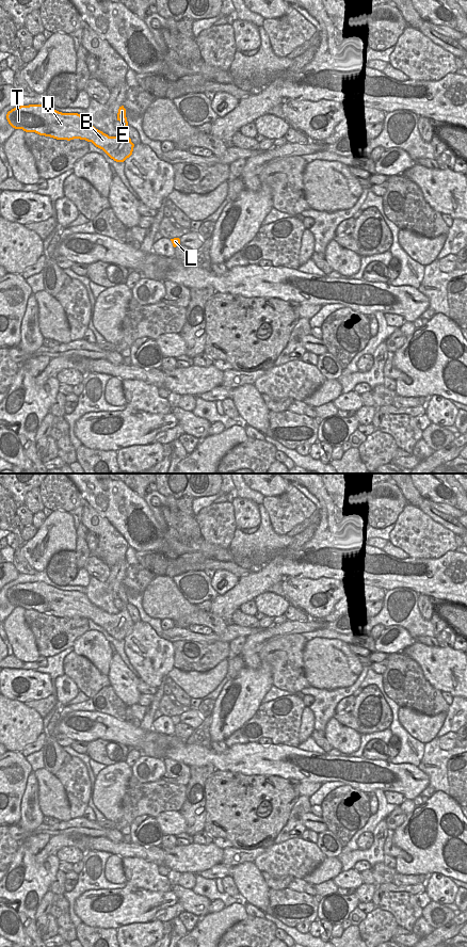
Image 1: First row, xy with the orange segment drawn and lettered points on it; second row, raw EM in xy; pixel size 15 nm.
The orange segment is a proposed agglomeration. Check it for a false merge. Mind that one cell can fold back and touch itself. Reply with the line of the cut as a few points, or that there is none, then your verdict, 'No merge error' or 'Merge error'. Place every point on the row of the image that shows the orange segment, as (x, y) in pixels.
No split. No merge error.

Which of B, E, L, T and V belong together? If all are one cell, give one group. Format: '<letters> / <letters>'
B E L T V

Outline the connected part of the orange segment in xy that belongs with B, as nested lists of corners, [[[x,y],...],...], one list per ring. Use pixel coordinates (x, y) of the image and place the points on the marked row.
[[[44,105],[20,106],[12,109],[6,114],[9,124],[15,129],[22,129],[26,132],[35,132],[39,135],[50,137],[57,140],[80,139],[92,142],[96,147],[102,149],[111,159],[116,162],[124,162],[132,155],[134,144],[131,142],[126,128],[128,122],[126,109],[119,107],[117,121],[123,124],[124,130],[117,137],[109,137],[90,124],[85,115],[78,113],[62,113]]]

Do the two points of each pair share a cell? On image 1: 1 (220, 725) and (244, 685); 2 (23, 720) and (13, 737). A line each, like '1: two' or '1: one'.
1: one
2: one

